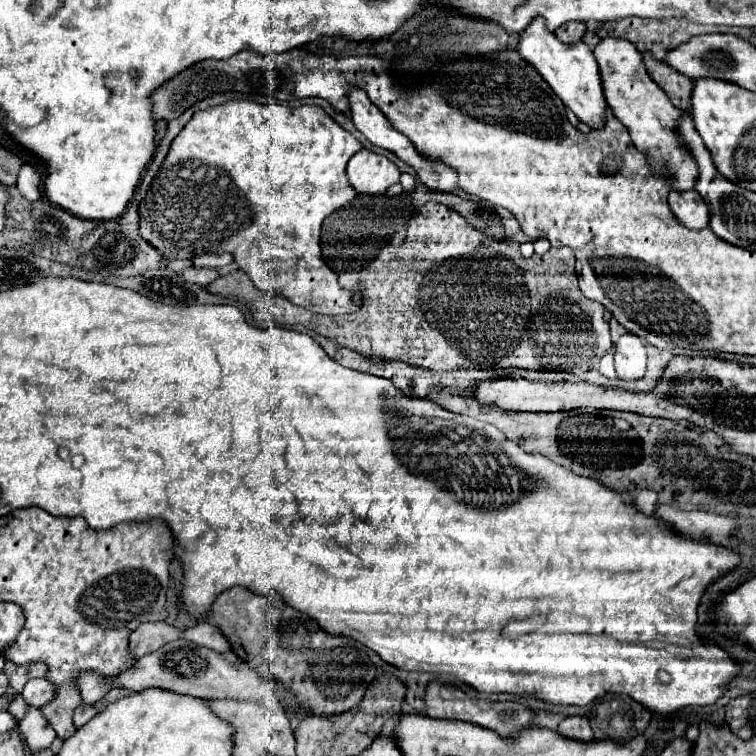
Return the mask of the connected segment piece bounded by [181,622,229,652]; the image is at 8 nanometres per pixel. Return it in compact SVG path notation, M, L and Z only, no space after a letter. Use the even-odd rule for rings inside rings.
M199 622L193 628L189 628L187 632L181 632L181 636L185 636L187 640L191 640L199 646L207 646L211 650L217 650L217 652L227 652L229 650L227 638L209 622Z

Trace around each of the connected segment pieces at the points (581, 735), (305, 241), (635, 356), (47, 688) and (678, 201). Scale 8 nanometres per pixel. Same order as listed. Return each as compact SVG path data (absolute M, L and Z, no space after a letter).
M569 716L559 724L559 734L565 738L589 742L593 738L593 730L585 716Z
M233 100L233 102L227 102L227 104L215 106L211 110L195 112L191 122L173 140L173 144L167 152L167 158L163 160L159 172L155 174L155 180L149 186L147 196L141 200L141 206L139 206L139 236L143 240L147 240L163 258L169 258L169 260L185 260L185 258L195 258L199 254L229 252L235 258L235 264L255 282L257 288L273 292L273 294L281 294L289 302L293 302L295 306L303 306L311 312L331 314L331 316L333 314L357 312L361 308L361 304L353 302L353 294L359 292L361 298L363 298L363 286L357 286L353 290L343 290L339 286L337 274L321 258L319 238L321 238L323 220L331 212L335 212L337 208L341 208L349 200L353 200L355 194L357 194L355 188L347 180L345 166L347 166L349 158L353 154L357 154L359 150L361 150L361 144L347 130L343 130L321 106L299 106L299 108L291 110L291 108L281 106L281 104L259 104L259 102L251 102L251 100Z
M627 332L623 334L617 342L615 342L615 372L617 378L621 380L639 380L645 374L645 362L647 362L647 354L645 354L645 342Z
M35 678L25 684L21 696L29 706L45 706L51 702L51 682Z
M671 190L669 206L673 214L679 218L679 222L691 230L701 230L709 224L709 206L695 190L689 192Z

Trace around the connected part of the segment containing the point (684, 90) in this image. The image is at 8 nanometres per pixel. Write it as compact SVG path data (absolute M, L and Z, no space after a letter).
M643 54L643 62L647 68L647 74L669 96L673 106L687 112L691 106L689 98L691 98L691 90L693 90L693 80L679 74L677 70L671 70L671 66L667 66L665 62L651 58L651 54Z

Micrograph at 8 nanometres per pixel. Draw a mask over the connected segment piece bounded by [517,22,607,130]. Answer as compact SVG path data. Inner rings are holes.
M531 22L529 28L519 36L519 54L527 58L545 78L545 82L553 88L553 92L573 110L579 122L587 124L591 130L601 130L607 122L607 100L601 86L601 76L597 68L597 60L591 48L585 42L563 44L555 38L553 32L543 26L543 22Z

